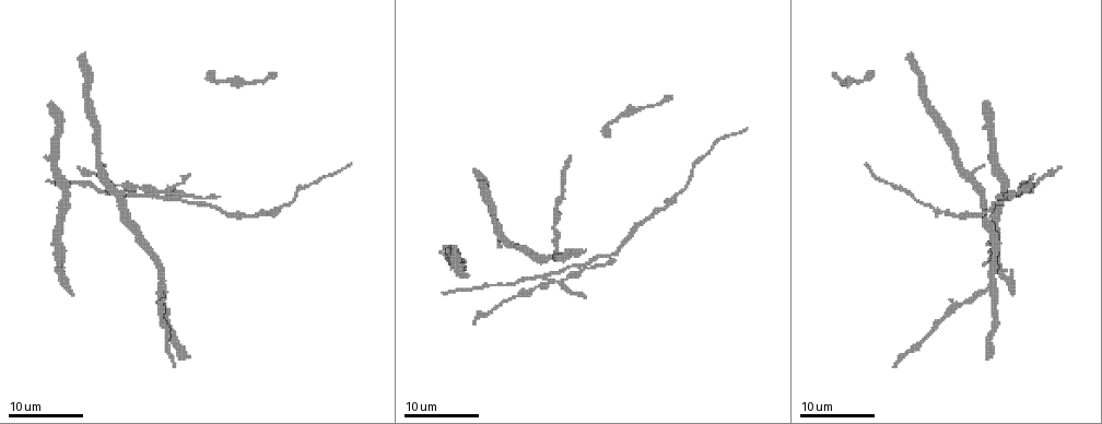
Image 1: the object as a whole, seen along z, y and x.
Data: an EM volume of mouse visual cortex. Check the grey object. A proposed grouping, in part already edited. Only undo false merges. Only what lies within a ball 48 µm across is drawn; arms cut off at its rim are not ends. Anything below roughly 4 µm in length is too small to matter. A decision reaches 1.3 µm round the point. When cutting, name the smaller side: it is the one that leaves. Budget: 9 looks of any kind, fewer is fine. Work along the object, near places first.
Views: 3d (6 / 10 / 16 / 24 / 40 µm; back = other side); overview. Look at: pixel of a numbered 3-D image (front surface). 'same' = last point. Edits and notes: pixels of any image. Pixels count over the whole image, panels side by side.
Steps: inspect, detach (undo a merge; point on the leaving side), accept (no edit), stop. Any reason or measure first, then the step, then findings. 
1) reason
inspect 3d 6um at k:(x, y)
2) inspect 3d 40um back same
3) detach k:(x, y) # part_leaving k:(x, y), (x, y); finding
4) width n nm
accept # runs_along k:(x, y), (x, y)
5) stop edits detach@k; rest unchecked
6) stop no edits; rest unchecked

inspect 3d 10um at 1:(973, 172)

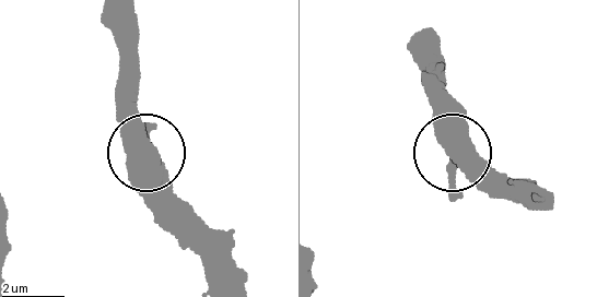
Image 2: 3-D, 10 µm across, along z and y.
width 510 nm
accept # all the same neuron

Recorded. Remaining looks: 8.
branch point
inspect 3d 6um at 1:(981, 201)

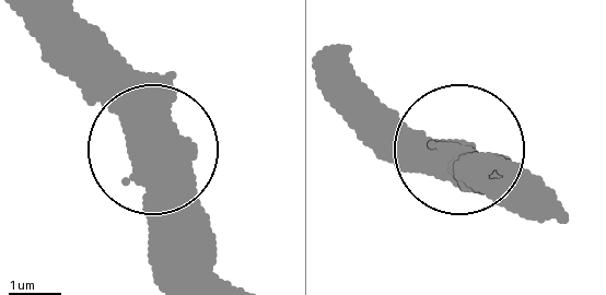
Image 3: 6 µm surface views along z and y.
accept # continuous, no second neuron

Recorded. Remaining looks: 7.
three-way junction
inspect 3d 10um at 1:(165, 194)

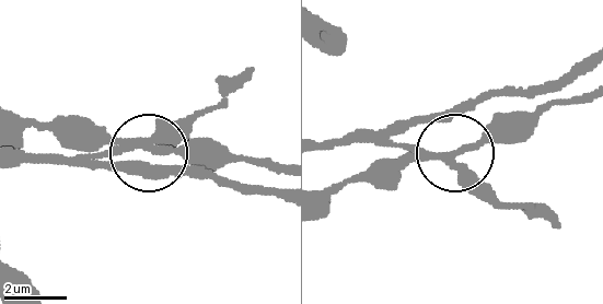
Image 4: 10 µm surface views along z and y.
detach 4:(143, 166) # part_leaving 4:(131, 140), (92, 159), (158, 164), (197, 179), (283, 193); two neurons meet here

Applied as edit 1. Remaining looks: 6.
inspect overview

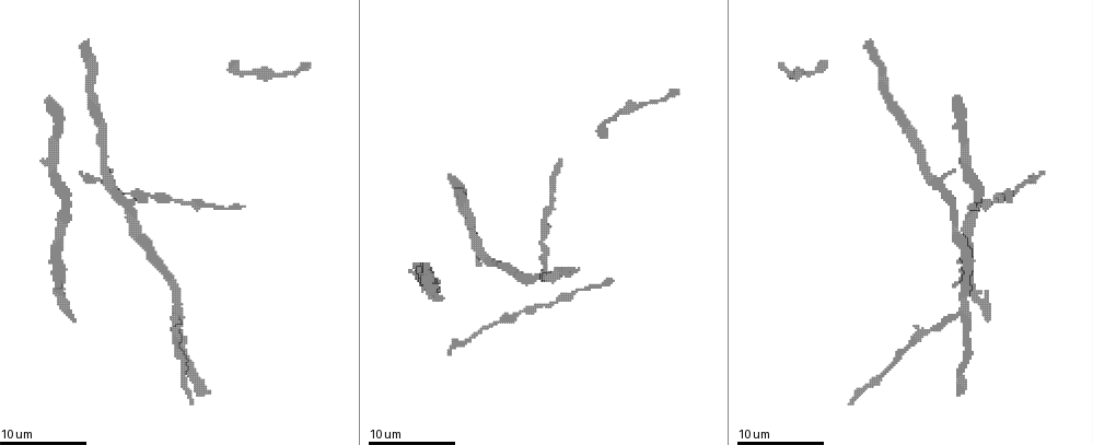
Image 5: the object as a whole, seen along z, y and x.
inspect 3d 10um at 5:(961, 315)

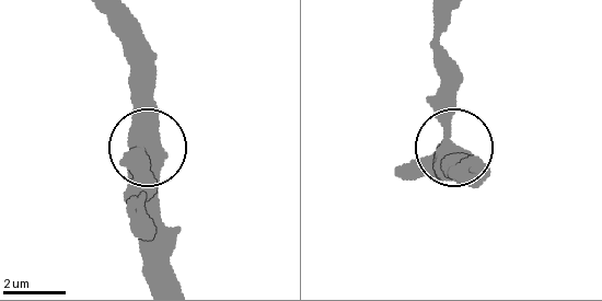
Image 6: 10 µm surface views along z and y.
accept # all the same neuron

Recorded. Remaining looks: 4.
stop edits detach@4; rest unchecked

